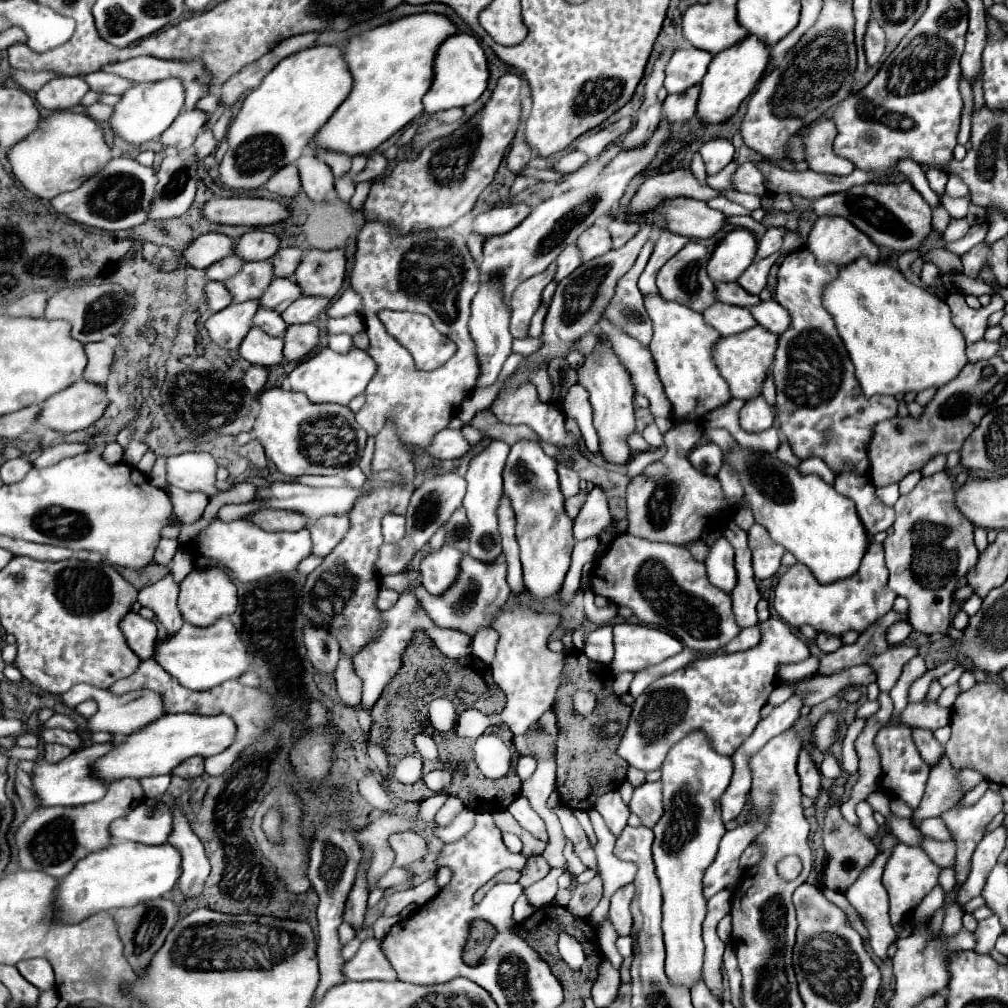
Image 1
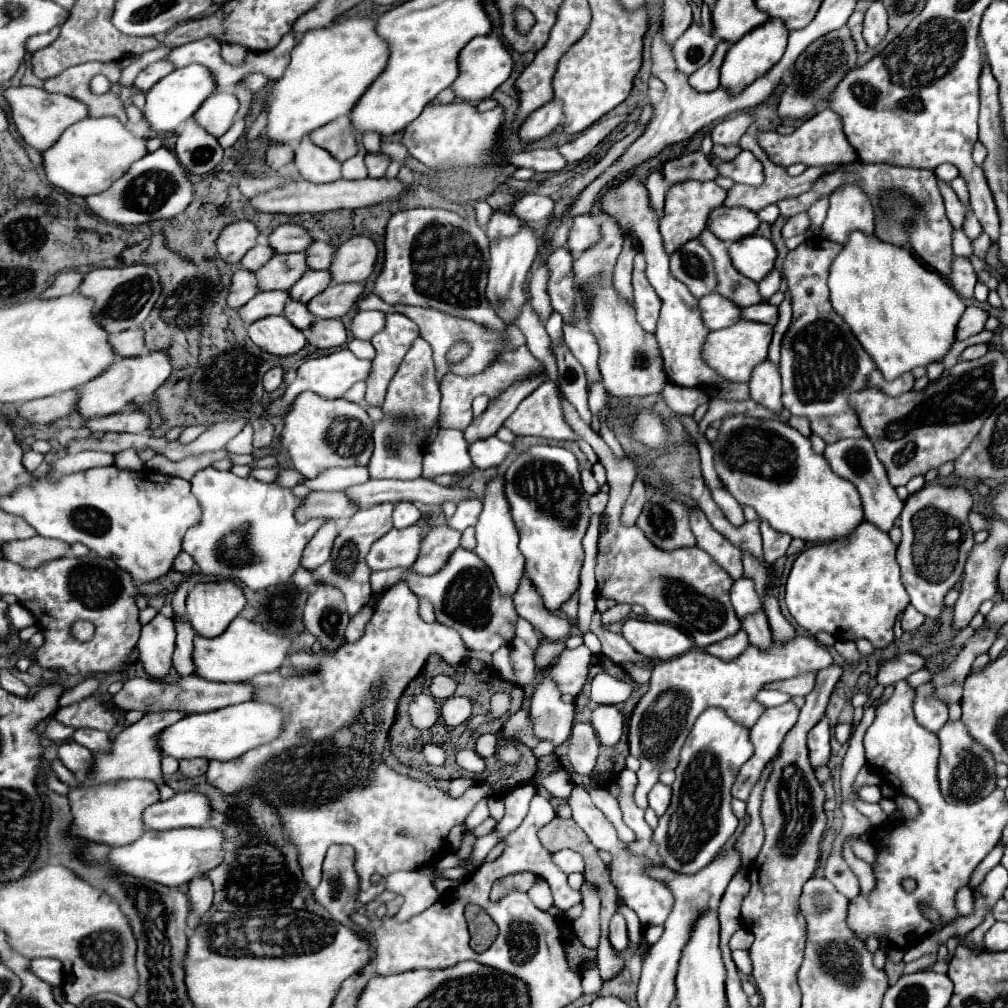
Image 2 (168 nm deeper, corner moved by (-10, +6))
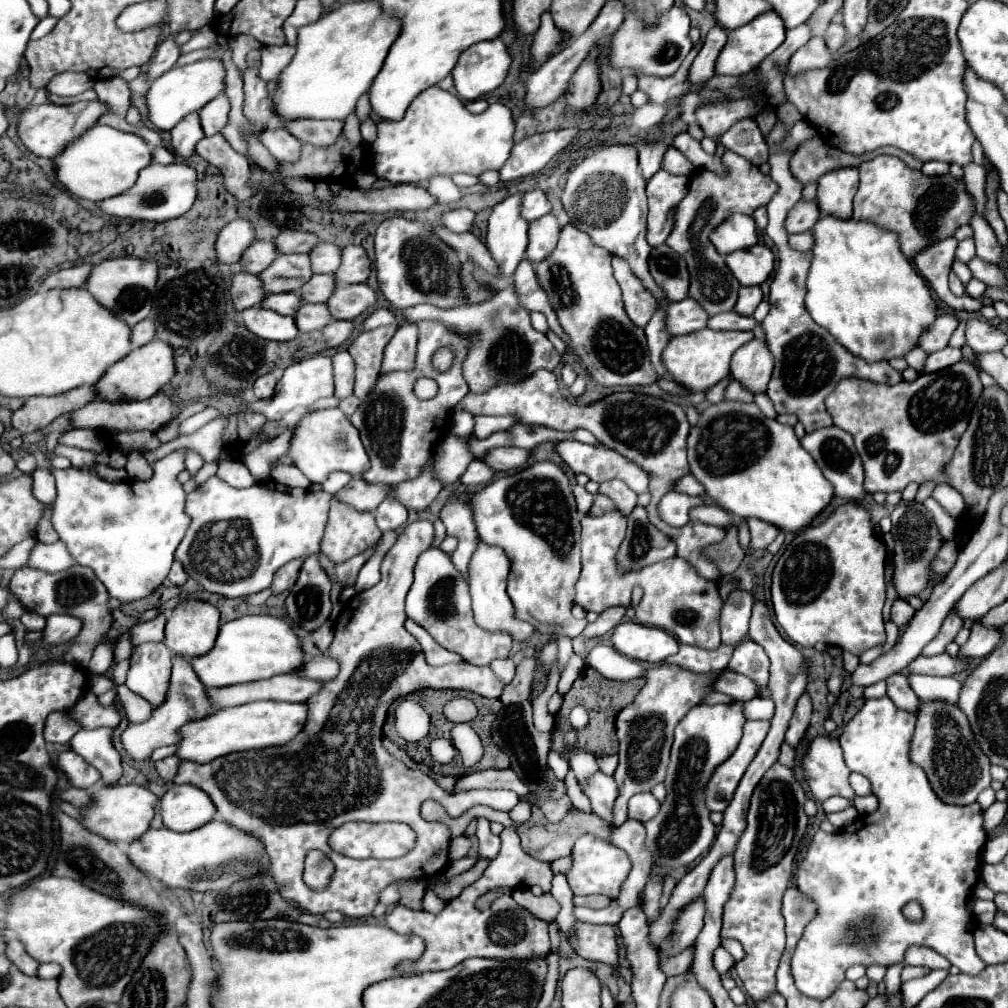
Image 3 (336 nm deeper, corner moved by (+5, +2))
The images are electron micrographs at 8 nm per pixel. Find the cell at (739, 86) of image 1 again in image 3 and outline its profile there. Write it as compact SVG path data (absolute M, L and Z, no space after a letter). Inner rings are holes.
M776 11L764 13L764 17L756 17L752 25L744 25L744 29L736 29L736 33L728 33L728 43L724 45L718 61L716 61L716 73L720 75L742 75L752 69L756 69L772 51L778 49L778 45L786 37L786 27Z

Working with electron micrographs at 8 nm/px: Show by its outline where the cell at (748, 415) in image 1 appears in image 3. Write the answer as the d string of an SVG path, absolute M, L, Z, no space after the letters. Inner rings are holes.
M752 339L748 345L742 345L730 365L730 373L752 393L764 393L774 369L772 353L764 339Z

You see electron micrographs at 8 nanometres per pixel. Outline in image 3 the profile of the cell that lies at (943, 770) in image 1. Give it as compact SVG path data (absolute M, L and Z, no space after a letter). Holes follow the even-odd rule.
M922 701L916 711L916 731L910 743L910 759L922 767L936 795L950 805L970 805L978 793L990 787L990 761L974 739L968 719L956 703Z

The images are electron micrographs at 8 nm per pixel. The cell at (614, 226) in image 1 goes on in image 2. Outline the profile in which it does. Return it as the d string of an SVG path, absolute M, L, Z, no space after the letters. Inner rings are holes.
M607 217L601 223L603 237L601 241L581 253L575 259L575 283L591 295L589 305L589 329L597 337L601 355L599 355L599 371L603 377L605 391L611 397L627 399L627 397L643 397L659 393L667 385L667 375L663 373L663 359L655 341L655 335L645 333L635 321L635 309L629 307L623 299L617 297L613 289L613 267L623 247L623 229L613 217Z

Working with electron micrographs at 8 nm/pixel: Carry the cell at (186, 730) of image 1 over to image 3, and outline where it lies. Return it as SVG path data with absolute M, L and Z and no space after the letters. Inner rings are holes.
M256 701L244 703L238 707L226 707L216 711L210 717L200 721L192 721L180 729L182 741L178 743L176 755L186 761L208 763L216 757L228 755L232 751L248 751L248 749L266 749L280 747L292 741L300 729L304 729L304 721L308 717L306 703L282 703L282 701Z

